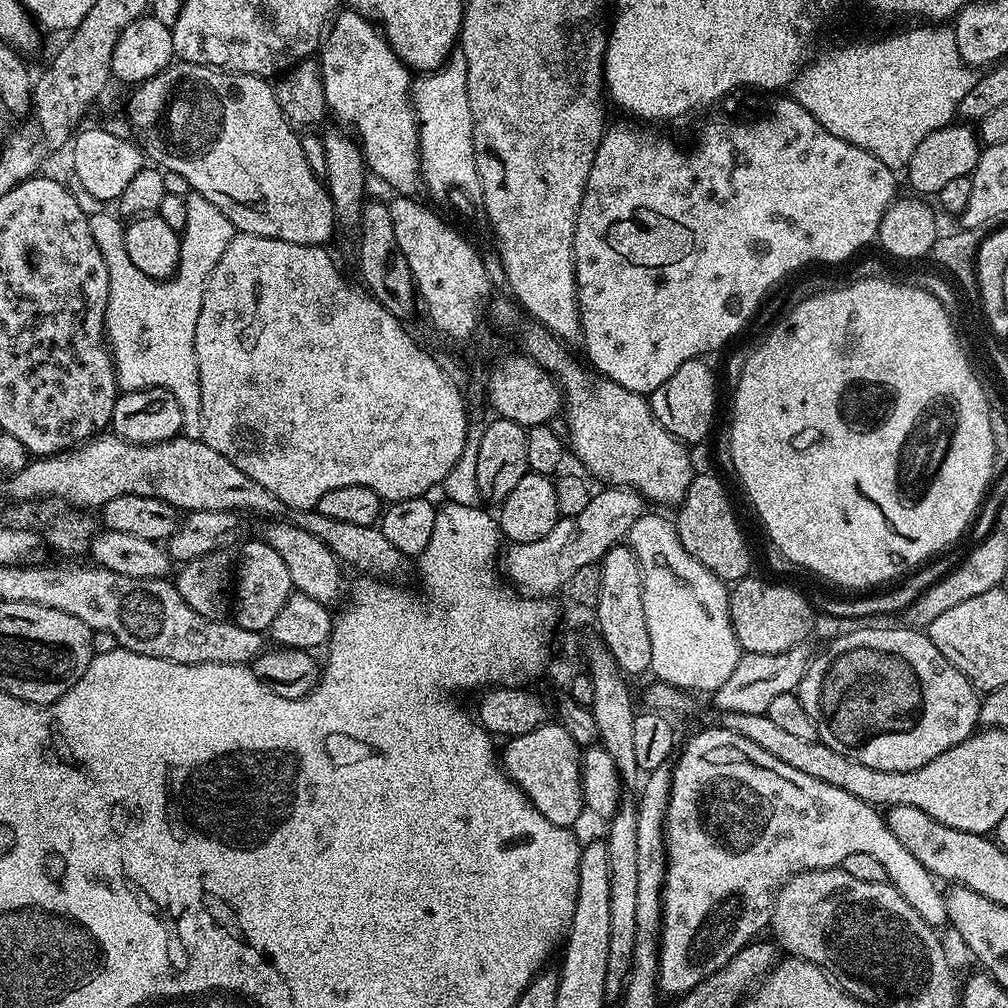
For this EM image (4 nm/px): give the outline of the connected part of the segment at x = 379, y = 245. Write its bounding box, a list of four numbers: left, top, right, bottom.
[358,203,417,314]

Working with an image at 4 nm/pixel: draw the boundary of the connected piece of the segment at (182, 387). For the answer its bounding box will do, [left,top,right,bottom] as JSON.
[89,191,238,440]

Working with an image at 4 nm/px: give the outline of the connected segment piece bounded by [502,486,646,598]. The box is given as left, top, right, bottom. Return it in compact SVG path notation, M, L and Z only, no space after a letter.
M604 486L599 490L593 491L590 502L586 502L586 507L580 513L561 516L546 538L538 538L538 542L507 545L508 553L506 548L502 556L502 572L504 564L505 574L512 579L511 587L518 590L519 595L555 597L555 592L559 593L564 584L570 582L570 577L577 570L582 570L582 566L599 564L610 549L617 547L627 537L630 526L645 515L646 501L633 488Z

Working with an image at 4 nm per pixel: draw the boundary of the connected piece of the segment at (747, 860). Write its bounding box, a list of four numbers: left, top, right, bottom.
[658,726,948,998]

